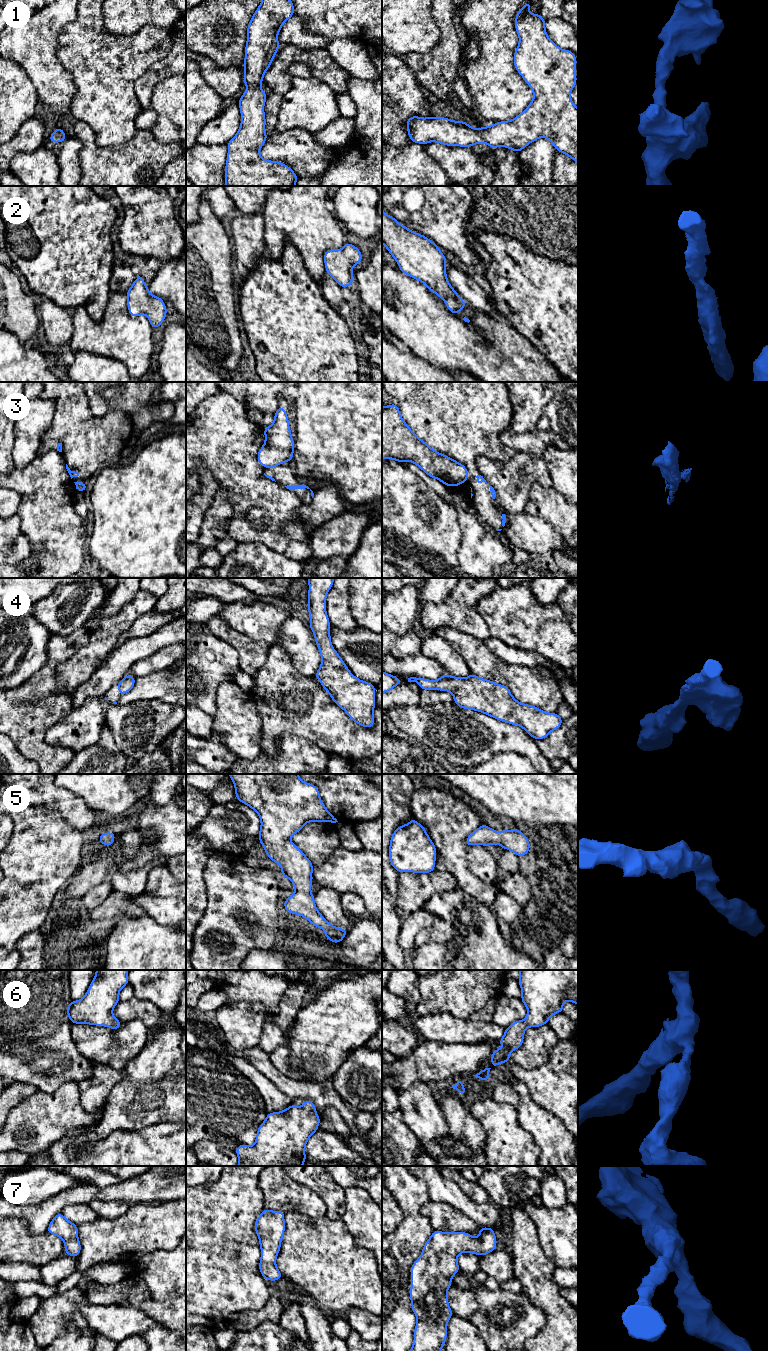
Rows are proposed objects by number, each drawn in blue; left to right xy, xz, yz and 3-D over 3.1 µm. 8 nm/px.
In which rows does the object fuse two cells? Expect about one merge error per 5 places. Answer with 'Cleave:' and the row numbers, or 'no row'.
Cleave: 3

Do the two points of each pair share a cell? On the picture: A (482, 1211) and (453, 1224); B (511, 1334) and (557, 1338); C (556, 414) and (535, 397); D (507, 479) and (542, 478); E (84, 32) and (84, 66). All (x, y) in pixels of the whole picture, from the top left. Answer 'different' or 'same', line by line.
A: different
B: different
C: different
D: same
E: same

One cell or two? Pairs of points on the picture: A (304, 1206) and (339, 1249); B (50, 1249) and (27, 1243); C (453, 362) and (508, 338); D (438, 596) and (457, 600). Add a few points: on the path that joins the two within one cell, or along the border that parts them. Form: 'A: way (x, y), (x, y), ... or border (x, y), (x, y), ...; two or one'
A: border (290, 1211), (298, 1211), (310, 1217), (324, 1216); two
B: way (44, 1248), (41, 1245), (33, 1245); one
C: way (467, 357), (475, 357), (479, 353), (494, 350); one
D: border (454, 588), (443, 601), (423, 604); two

